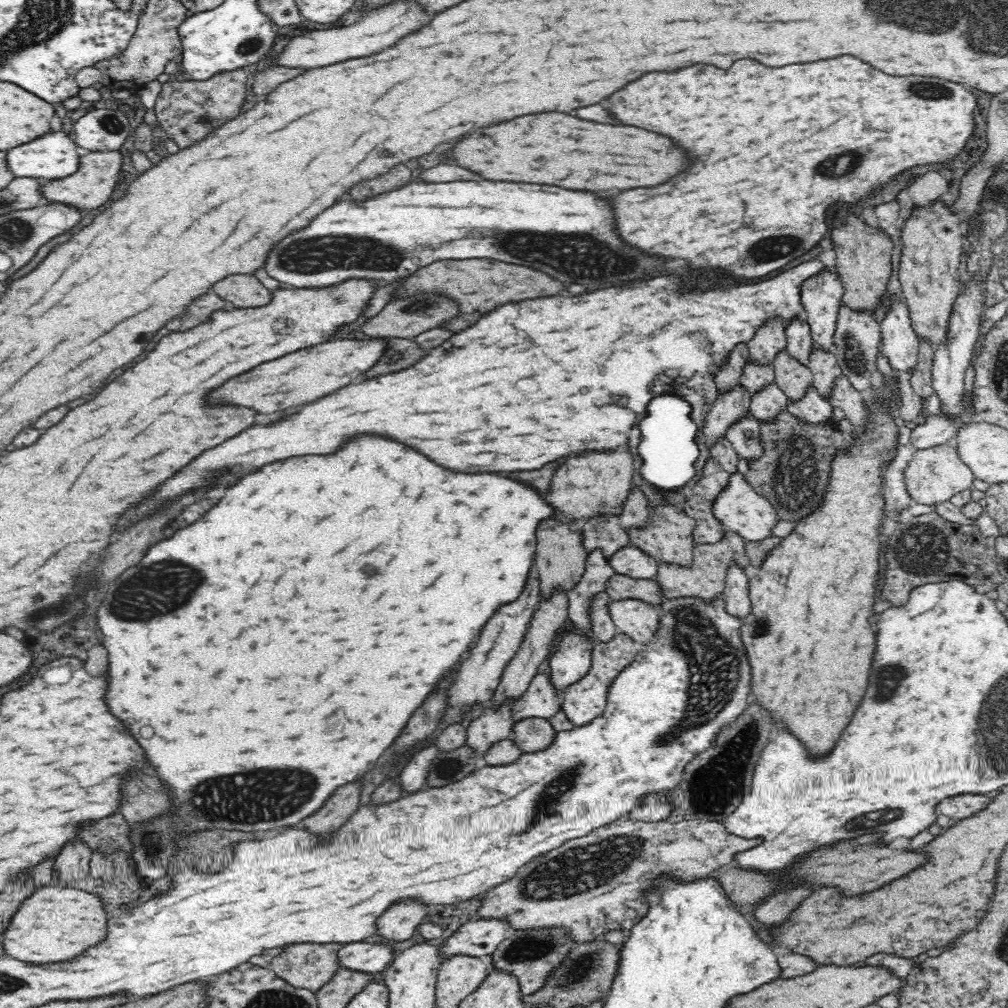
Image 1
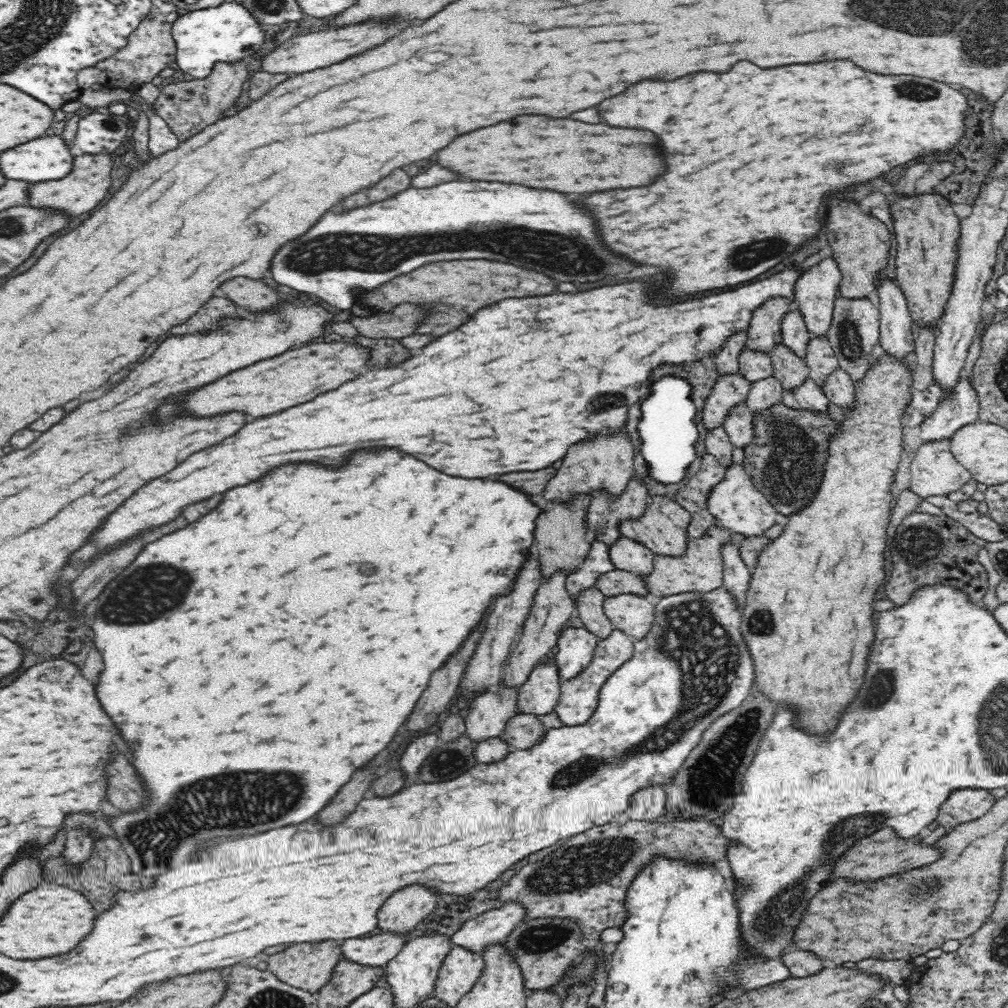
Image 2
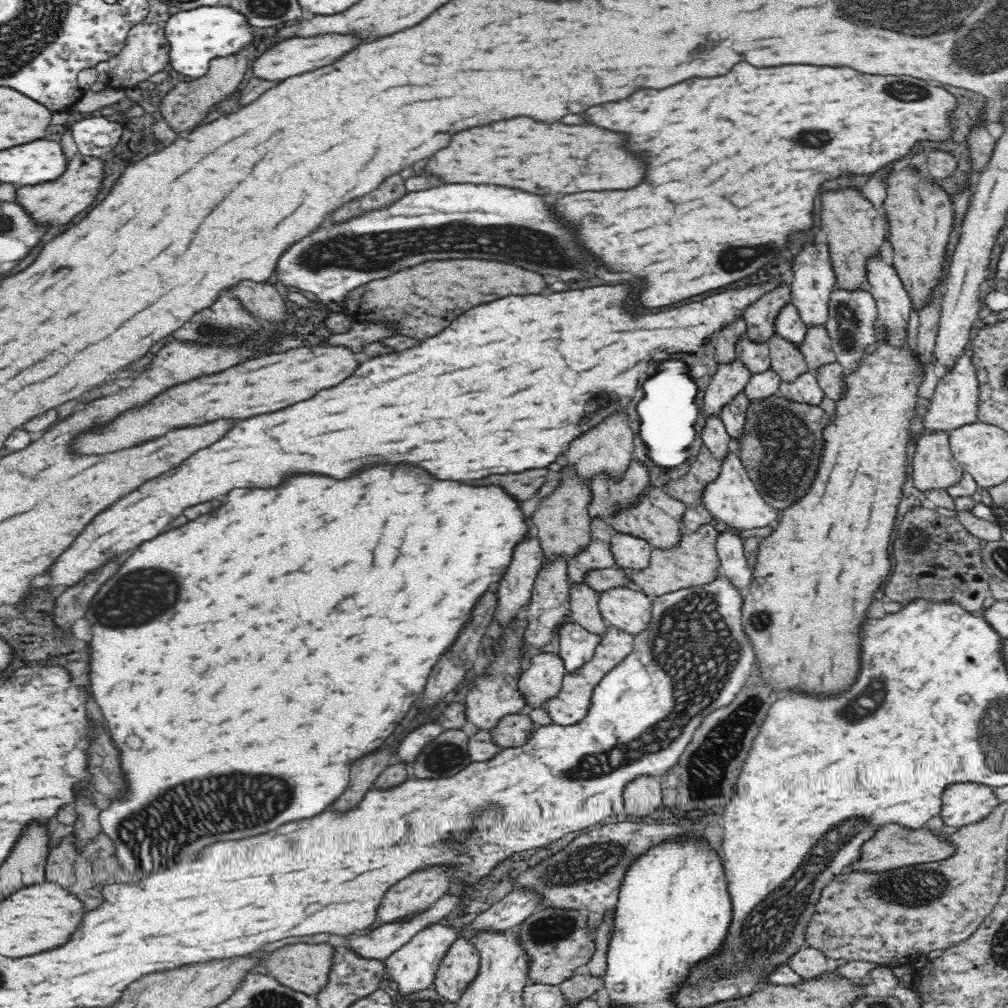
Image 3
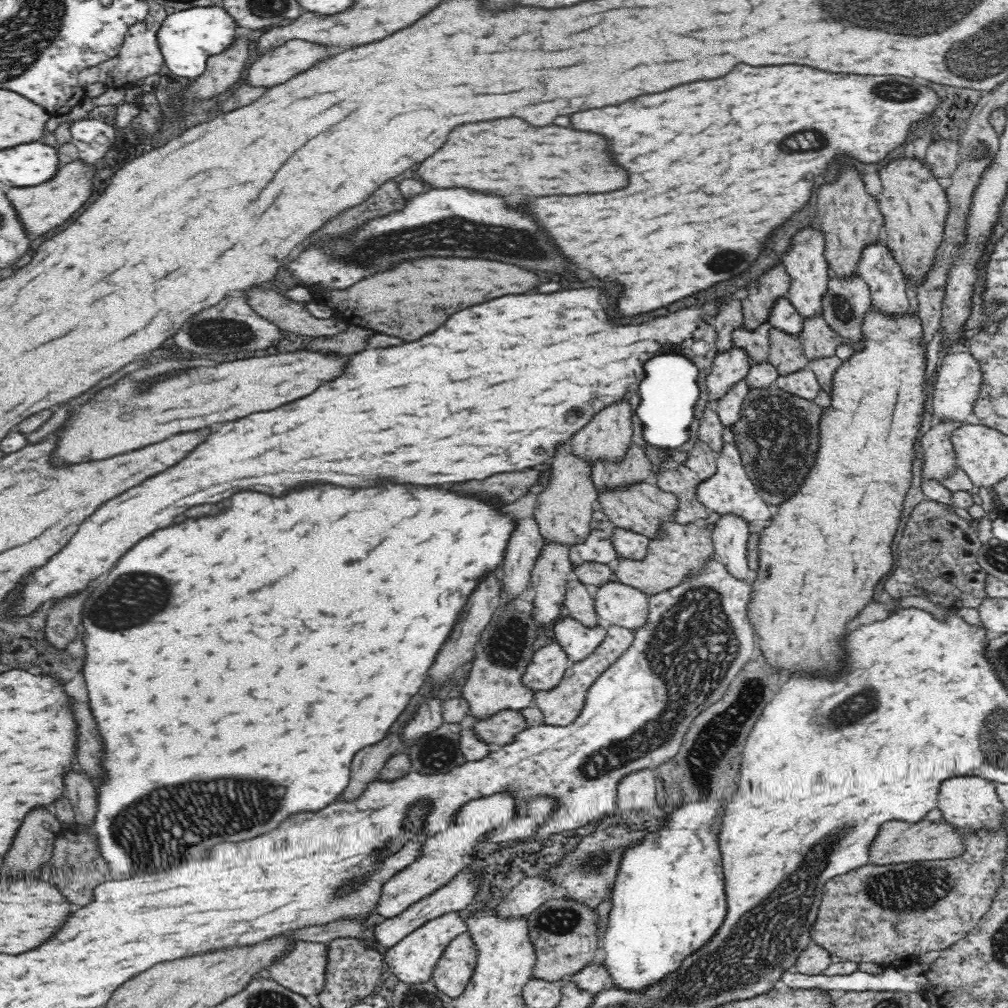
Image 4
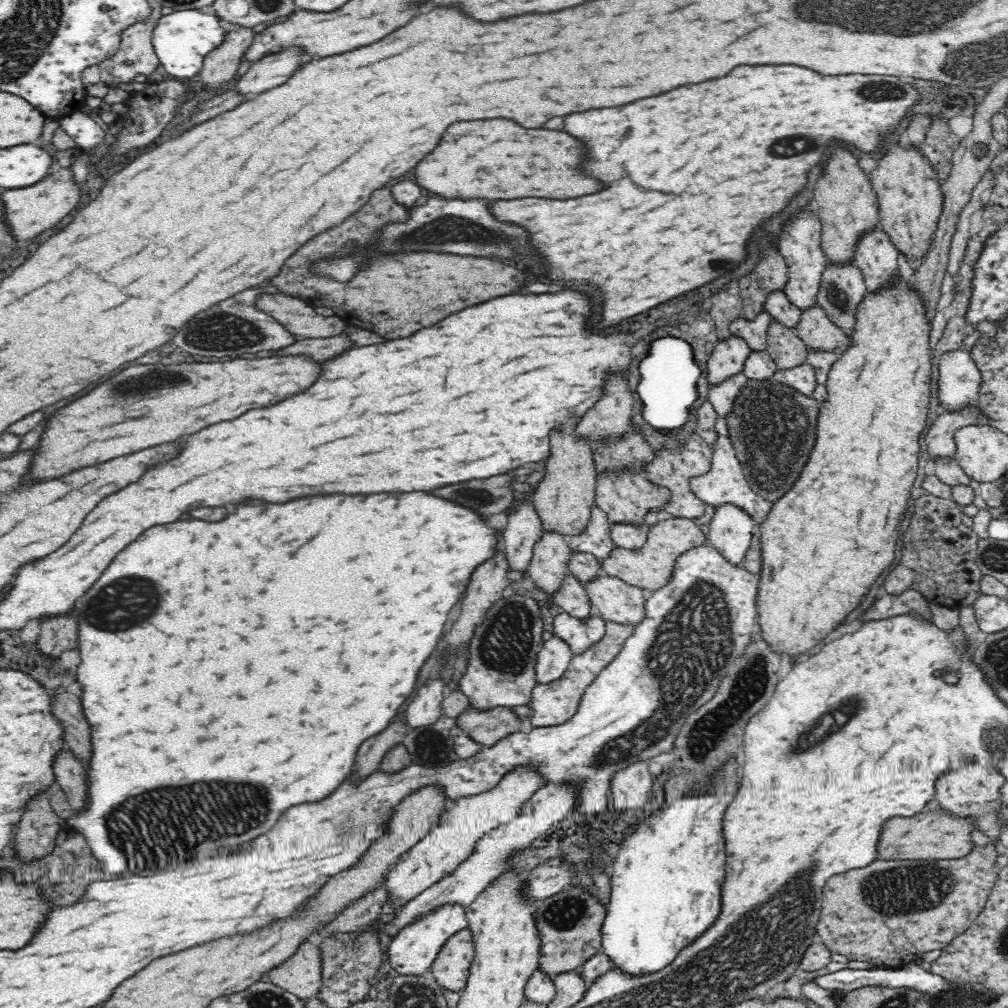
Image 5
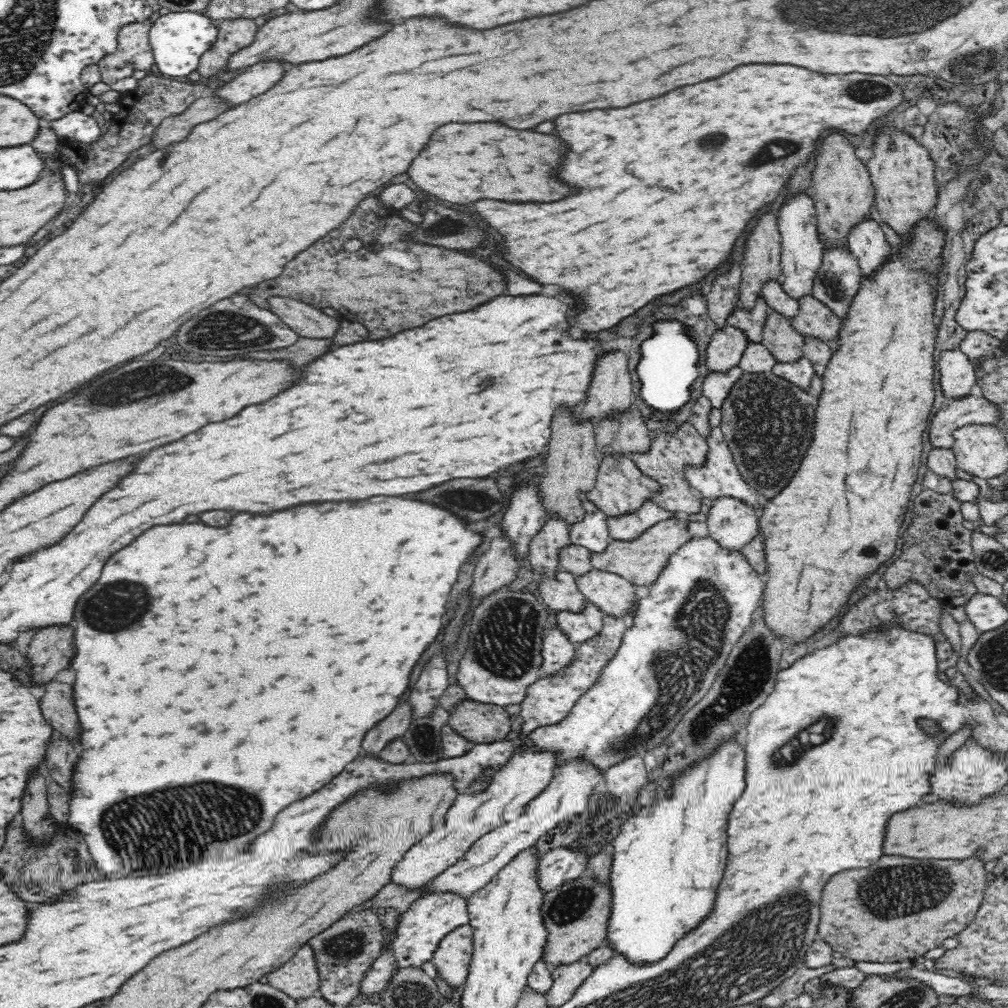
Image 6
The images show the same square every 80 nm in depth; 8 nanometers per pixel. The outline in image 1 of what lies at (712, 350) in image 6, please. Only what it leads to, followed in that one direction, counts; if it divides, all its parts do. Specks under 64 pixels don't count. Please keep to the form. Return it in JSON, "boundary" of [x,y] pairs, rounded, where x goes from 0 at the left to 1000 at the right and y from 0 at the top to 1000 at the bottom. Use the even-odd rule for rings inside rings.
{"boundary":[[[734,383],[722,392],[713,392],[701,410],[697,423],[698,438],[703,445],[713,440],[724,423],[745,413],[746,395],[740,386]]]}

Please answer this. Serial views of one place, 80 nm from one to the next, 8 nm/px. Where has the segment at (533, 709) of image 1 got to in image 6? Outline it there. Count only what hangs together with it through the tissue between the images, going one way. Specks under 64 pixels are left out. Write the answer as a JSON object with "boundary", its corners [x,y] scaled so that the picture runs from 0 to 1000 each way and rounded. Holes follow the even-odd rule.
{"boundary":[[[550,619],[548,623],[541,626],[536,646],[538,652],[536,667],[538,672],[554,669],[558,663],[564,661],[569,653],[569,648],[570,640]]]}

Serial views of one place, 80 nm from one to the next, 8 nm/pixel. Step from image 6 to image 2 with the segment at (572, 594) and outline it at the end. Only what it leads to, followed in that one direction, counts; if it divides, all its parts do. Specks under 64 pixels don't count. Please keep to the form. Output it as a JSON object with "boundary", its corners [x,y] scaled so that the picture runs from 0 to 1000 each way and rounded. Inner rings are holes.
{"boundary":[[[585,583],[573,591],[573,599],[570,602],[571,619],[581,623],[594,635],[601,635],[610,624],[599,607],[601,593],[595,584]]]}

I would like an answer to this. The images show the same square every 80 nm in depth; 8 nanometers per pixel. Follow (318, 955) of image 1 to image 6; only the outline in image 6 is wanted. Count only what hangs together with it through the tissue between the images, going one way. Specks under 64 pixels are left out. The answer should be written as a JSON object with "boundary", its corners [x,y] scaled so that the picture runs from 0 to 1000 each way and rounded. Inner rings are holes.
{"boundary":[[[302,936],[286,954],[264,966],[266,975],[294,992],[315,988],[318,970],[311,938]]]}

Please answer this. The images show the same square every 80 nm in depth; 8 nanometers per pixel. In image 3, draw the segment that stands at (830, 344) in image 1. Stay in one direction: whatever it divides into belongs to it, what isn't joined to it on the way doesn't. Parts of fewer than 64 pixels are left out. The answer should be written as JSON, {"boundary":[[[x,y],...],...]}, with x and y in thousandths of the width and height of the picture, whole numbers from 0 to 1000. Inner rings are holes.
{"boundary":[[[819,242],[800,244],[785,259],[787,278],[784,282],[786,302],[792,307],[797,320],[803,325],[818,323],[821,319],[823,294],[829,284],[829,269],[825,263],[822,246]]]}

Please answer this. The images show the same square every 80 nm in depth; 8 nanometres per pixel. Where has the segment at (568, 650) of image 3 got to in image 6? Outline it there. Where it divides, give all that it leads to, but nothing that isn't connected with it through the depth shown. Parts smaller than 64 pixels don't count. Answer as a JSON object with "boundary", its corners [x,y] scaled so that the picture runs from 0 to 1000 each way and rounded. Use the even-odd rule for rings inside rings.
{"boundary":[[[582,598],[579,607],[569,609],[555,606],[552,609],[551,621],[571,642],[591,633],[597,627],[600,612],[594,603]]]}

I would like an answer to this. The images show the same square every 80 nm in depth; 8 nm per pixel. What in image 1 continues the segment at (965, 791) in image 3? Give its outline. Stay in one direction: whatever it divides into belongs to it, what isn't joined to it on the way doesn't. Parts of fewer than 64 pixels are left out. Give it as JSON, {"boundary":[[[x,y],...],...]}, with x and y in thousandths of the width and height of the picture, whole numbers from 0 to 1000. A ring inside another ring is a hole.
{"boundary":[[[952,788],[938,791],[930,798],[930,816],[938,823],[948,814],[975,803],[981,796],[982,792],[976,788]]]}

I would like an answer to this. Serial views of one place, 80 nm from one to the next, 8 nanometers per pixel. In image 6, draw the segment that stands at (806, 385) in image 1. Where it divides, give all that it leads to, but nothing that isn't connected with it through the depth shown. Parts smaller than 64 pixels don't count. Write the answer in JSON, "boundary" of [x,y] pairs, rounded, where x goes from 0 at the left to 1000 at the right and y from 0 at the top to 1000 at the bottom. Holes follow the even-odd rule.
{"boundary":[[[765,308],[758,321],[756,340],[774,361],[786,361],[798,354],[799,335],[786,325],[785,320]]]}

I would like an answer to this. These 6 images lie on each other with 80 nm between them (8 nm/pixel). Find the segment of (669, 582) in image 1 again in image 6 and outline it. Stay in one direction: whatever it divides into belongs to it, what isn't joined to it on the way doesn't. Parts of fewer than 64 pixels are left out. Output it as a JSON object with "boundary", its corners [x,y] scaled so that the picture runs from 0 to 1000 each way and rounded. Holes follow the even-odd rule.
{"boundary":[[[671,511],[669,514],[663,514],[645,523],[629,538],[615,538],[607,535],[601,548],[597,550],[587,548],[587,562],[592,565],[612,569],[631,581],[649,581],[664,561],[665,553],[688,534],[681,512]]]}

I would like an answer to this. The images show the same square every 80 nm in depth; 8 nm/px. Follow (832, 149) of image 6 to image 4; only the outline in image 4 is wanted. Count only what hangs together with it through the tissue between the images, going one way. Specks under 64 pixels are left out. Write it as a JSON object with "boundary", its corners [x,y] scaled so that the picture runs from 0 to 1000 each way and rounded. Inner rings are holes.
{"boundary":[[[837,165],[837,171],[835,171],[831,181],[815,185],[812,188],[812,212],[813,212],[813,216],[811,216],[811,219],[818,238],[818,255],[825,272],[835,279],[842,279],[843,276],[852,274],[851,262],[853,262],[855,251],[858,250],[858,246],[861,246],[861,244],[873,240],[873,230],[877,226],[877,213],[873,210],[870,197],[859,190],[853,173],[849,173],[843,165]]]}

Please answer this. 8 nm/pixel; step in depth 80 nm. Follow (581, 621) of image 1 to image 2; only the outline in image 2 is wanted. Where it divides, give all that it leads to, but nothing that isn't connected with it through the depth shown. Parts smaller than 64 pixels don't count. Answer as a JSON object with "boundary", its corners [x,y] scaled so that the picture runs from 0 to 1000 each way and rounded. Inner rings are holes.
{"boundary":[[[586,538],[585,548],[581,550],[576,564],[572,568],[565,569],[561,575],[561,582],[567,592],[569,605],[573,599],[573,591],[579,585],[590,583],[593,573],[609,564],[610,562],[604,555],[604,544],[596,538]]]}

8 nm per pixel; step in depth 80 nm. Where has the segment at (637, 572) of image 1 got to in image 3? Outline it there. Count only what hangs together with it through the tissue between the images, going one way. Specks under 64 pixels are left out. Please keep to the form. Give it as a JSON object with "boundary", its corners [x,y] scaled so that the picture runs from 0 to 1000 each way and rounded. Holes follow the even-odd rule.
{"boundary":[[[610,528],[606,534],[606,549],[615,563],[639,565],[645,560],[648,542],[637,534]]]}

